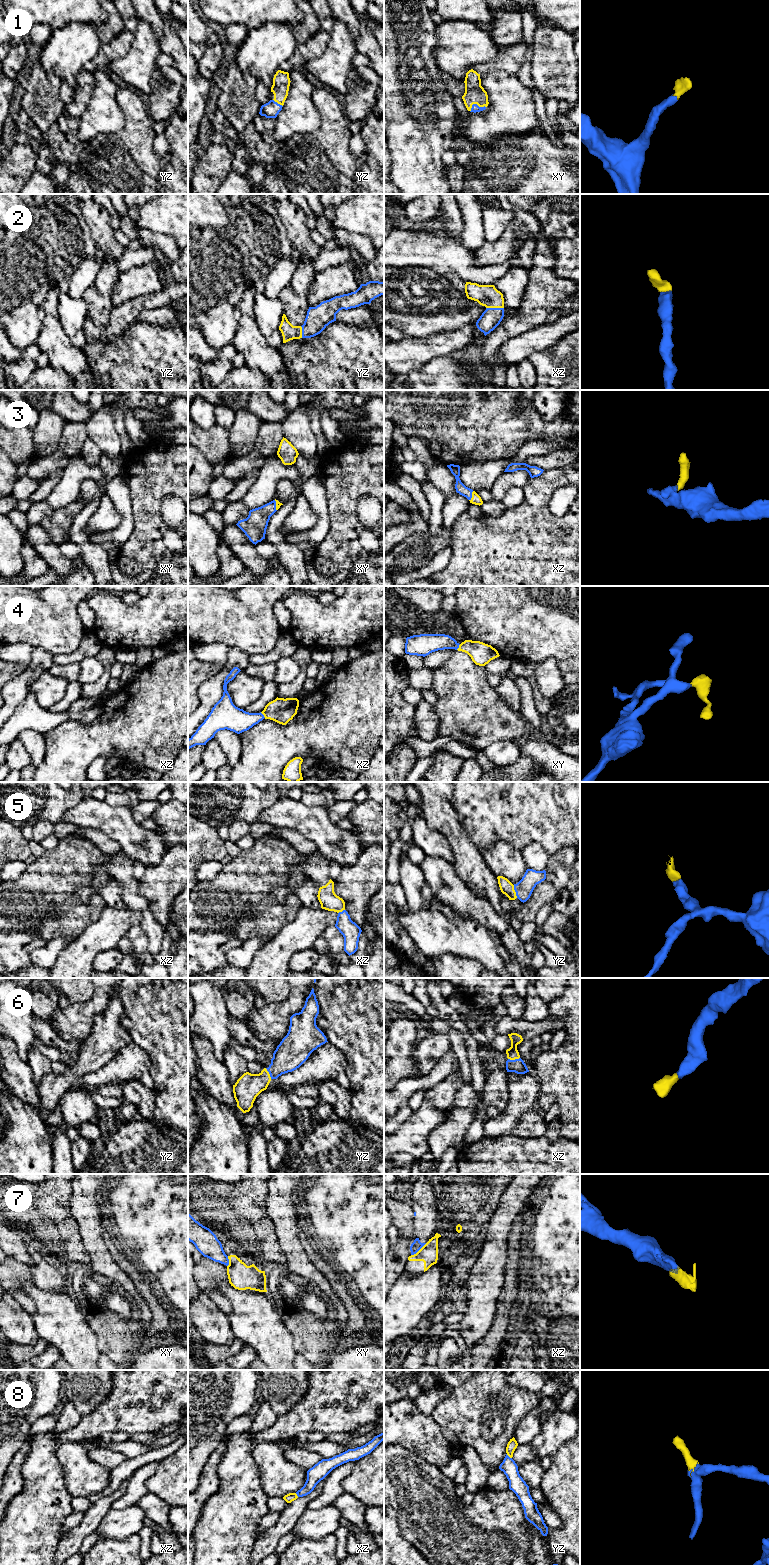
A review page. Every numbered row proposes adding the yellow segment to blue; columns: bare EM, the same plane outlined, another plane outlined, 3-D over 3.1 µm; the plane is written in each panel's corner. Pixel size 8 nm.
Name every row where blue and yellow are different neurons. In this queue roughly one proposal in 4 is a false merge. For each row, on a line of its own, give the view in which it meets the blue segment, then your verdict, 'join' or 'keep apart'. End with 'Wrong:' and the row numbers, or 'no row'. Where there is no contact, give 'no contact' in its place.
1: contact in xy; join
2: contact in xz; join
3: contact in xz; join
4: contact in xz; join
5: contact in yz; join
6: contact in xz; join
7: contact in xz; keep apart
8: contact in yz; join
Wrong: 7

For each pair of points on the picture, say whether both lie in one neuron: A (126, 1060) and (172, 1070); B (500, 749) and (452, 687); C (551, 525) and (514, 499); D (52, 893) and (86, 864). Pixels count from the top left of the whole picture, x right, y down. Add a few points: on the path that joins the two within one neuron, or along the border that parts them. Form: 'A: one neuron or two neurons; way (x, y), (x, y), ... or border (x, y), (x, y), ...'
A: two neurons; border (138, 1045), (149, 1056), (151, 1061), (149, 1072)
B: two neurons; border (514, 740), (496, 740), (481, 750)
C: two neurons; border (523, 488), (524, 499), (519, 504), (507, 509)
D: one neuron; way (60, 885), (78, 867)

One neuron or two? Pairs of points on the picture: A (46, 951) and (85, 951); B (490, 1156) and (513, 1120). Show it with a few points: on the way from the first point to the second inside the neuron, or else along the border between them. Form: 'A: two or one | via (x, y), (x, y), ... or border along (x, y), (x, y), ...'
A: two | border along (70, 942), (59, 954), (56, 962), (50, 967)
B: two | border along (504, 1134), (484, 1137)

